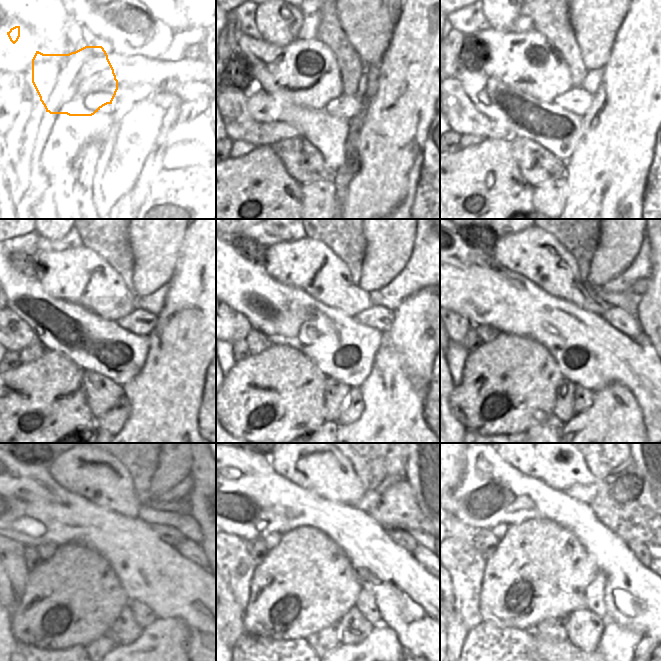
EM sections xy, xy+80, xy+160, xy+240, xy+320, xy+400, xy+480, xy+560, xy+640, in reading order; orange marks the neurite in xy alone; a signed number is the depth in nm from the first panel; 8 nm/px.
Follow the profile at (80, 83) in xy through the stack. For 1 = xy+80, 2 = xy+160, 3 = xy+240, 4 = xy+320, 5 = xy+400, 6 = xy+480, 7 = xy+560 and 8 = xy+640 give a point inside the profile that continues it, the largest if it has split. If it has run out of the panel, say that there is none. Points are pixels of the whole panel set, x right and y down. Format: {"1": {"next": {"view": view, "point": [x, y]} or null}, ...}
{"1": {"next": {"view": "xy+80", "point": [305, 72]}}, "2": {"next": {"view": "xy+160", "point": [527, 61]}}, "3": {"next": {"view": "xy+240", "point": [80, 275]}}, "4": {"next": {"view": "xy+320", "point": [308, 264]}}, "5": {"next": {"view": "xy+400", "point": [534, 253]}}, "6": {"next": {"view": "xy+480", "point": [87, 470]}}, "7": {"next": {"view": "xy+560", "point": [313, 463]}}, "8": {"next": {"view": "xy+640", "point": [559, 463]}}}

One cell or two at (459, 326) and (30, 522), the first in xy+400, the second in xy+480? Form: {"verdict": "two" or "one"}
{"verdict": "two"}

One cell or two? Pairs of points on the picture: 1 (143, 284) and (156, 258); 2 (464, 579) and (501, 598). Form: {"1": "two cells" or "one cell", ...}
{"1": "one cell", "2": "two cells"}

